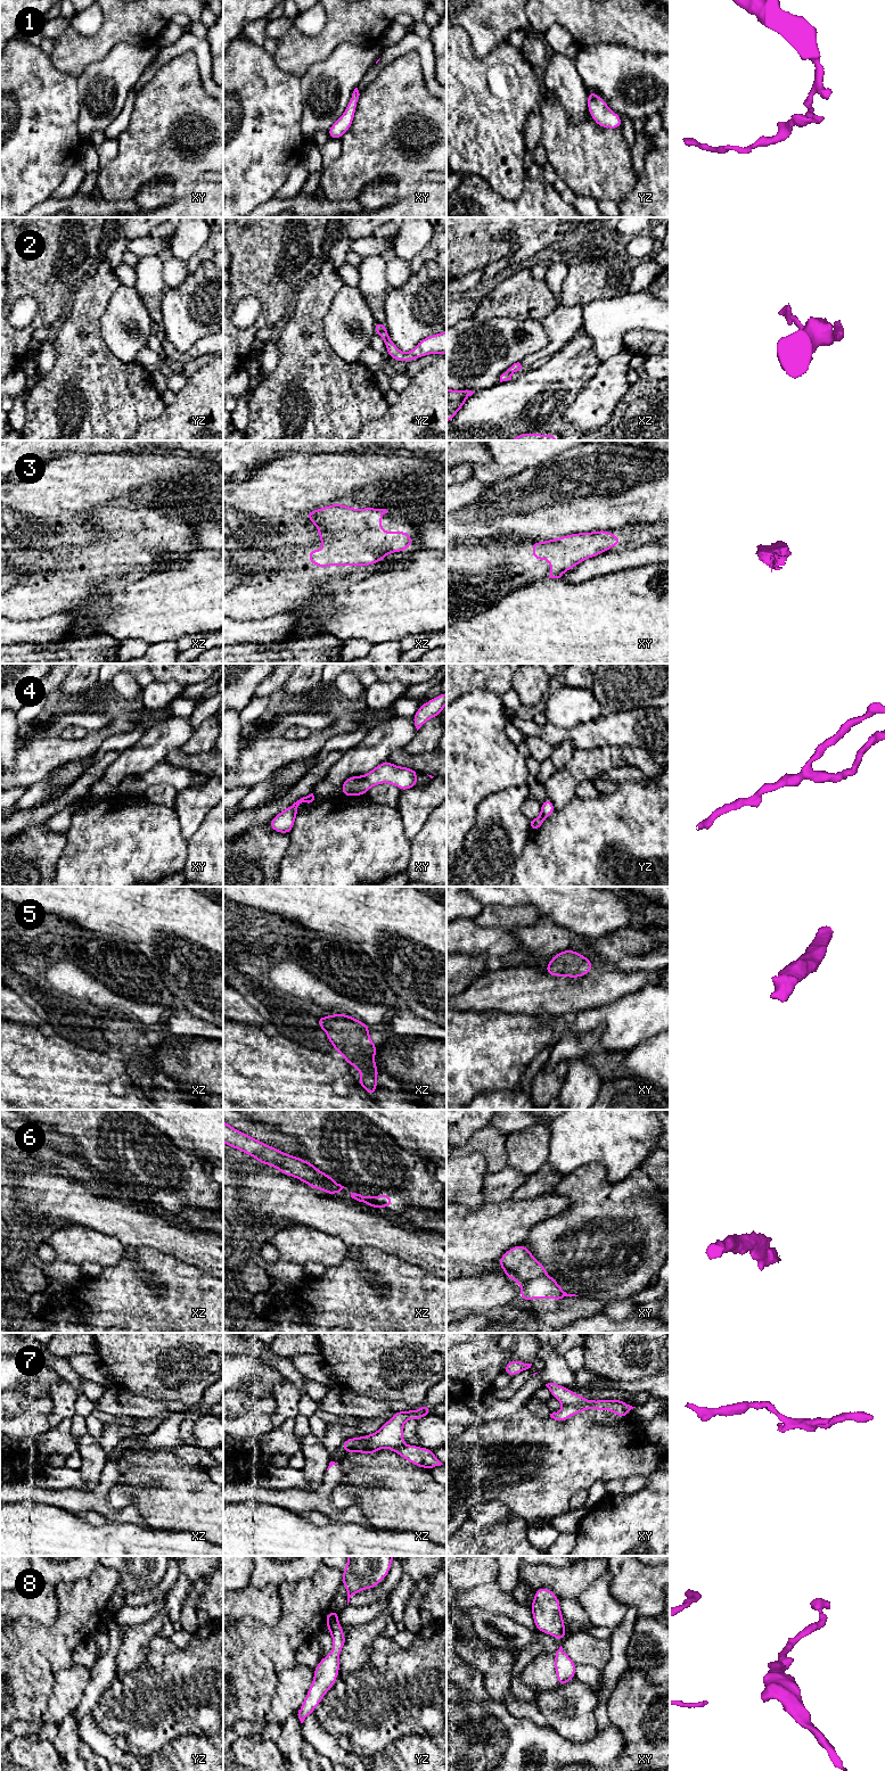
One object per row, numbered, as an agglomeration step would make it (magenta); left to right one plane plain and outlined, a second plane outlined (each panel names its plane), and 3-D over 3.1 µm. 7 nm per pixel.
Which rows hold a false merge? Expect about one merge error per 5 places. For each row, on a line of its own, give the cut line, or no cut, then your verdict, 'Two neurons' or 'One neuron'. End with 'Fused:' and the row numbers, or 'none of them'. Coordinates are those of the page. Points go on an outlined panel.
1: No split. One neuron
2: No split. One neuron
3: No split. One neuron
4: No split. One neuron
5: No split. One neuron
6: Split along xz (301, 1160), (319, 1178), (332, 1180). Two neurons
7: Split along xz (376, 1448), (347, 1447), (344, 1449). Two neurons
8: No split. One neuron
Fused: 6, 7

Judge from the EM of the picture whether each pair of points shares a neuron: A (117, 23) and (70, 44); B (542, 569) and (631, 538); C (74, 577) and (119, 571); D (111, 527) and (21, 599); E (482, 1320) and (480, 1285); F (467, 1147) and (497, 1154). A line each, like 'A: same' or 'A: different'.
A: same
B: same
C: same
D: same
E: different
F: same

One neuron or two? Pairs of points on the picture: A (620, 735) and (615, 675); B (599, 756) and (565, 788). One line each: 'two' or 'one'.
A: two
B: one

